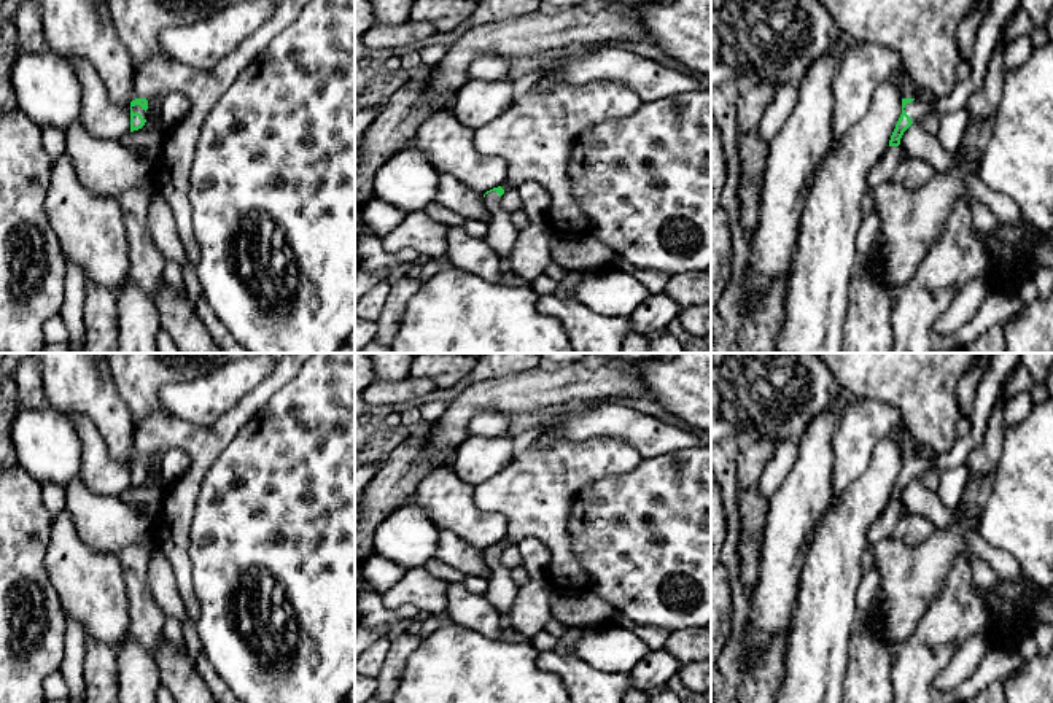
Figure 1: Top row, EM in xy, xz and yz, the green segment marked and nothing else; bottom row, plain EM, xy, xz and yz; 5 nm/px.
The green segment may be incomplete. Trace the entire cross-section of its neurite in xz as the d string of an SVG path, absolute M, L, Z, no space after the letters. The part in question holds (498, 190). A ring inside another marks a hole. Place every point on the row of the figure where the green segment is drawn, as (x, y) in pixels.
M501 186L485 192L485 207L492 213L492 221L487 224L485 243L498 254L499 259L507 259L517 239L517 229L511 223L511 215L499 207L499 197L504 194Z

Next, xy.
M135 99L130 102L130 132L138 130L145 126L146 110L148 110L146 99Z

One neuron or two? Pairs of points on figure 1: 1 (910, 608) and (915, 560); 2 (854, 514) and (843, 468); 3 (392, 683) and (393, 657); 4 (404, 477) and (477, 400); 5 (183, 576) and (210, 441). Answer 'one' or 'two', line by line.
1: one
2: two
3: one
4: two
5: one

